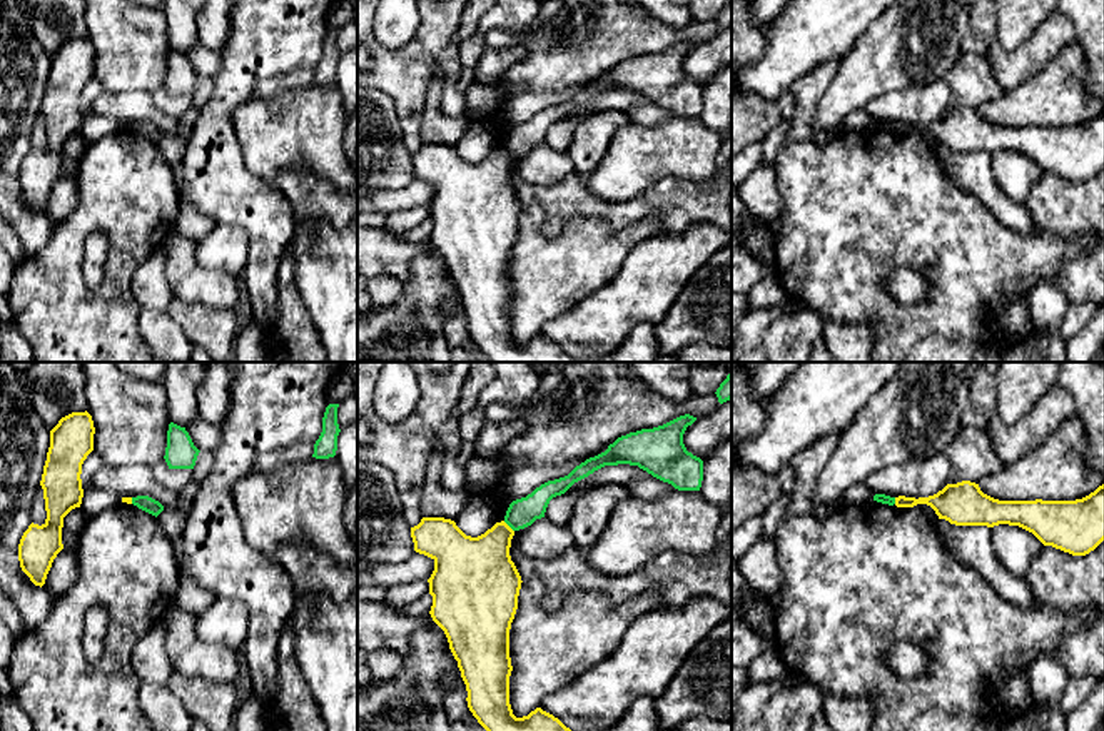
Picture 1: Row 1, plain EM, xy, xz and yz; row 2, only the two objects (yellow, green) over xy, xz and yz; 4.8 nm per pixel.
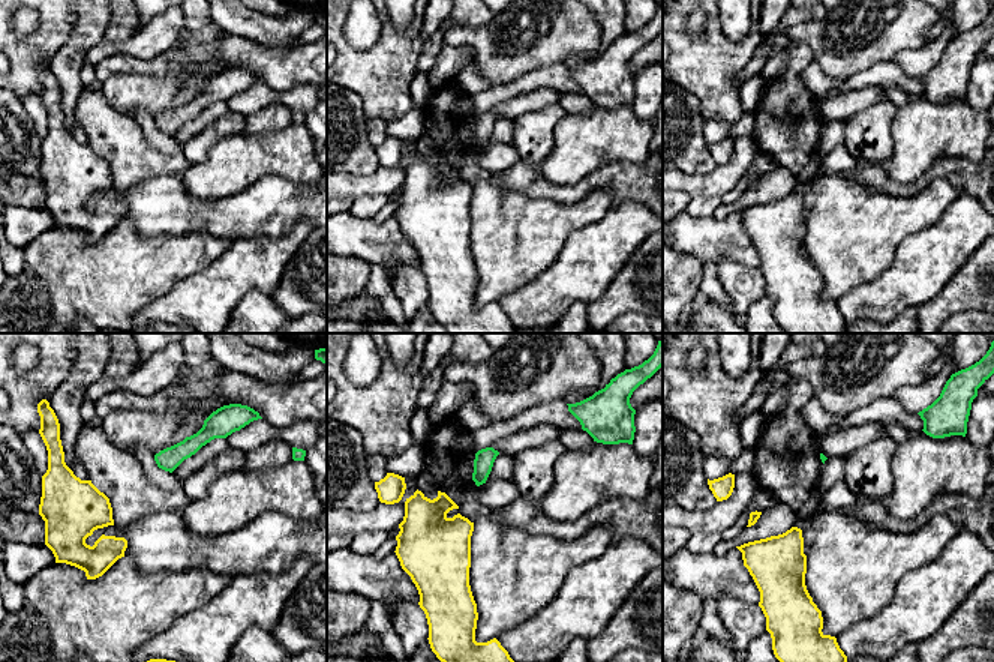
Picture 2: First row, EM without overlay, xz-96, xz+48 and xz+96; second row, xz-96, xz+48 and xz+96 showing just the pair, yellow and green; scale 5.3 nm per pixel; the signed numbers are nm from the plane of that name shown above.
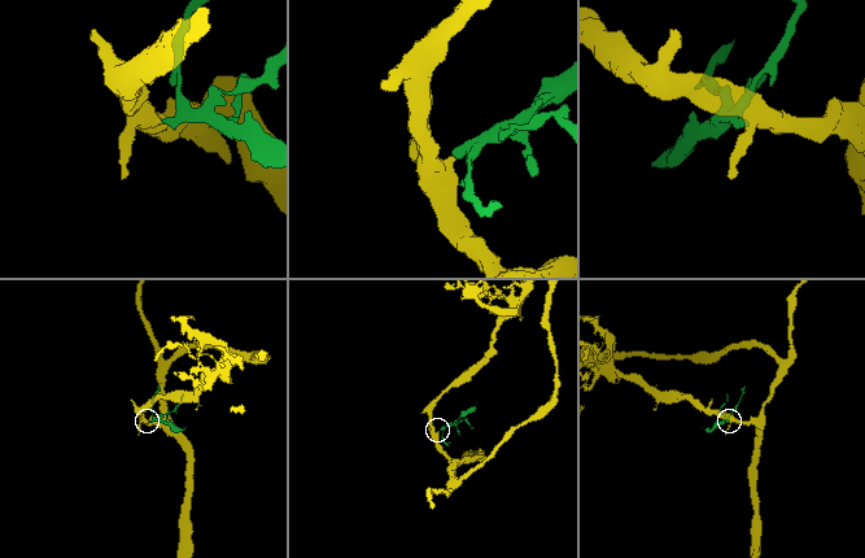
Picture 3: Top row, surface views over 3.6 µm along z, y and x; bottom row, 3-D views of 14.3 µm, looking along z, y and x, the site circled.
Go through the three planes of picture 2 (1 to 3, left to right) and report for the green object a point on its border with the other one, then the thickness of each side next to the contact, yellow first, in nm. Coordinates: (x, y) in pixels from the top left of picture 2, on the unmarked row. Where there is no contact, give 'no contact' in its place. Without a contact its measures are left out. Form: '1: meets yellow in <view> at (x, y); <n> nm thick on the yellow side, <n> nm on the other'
1: no contact
2: no contact
3: no contact

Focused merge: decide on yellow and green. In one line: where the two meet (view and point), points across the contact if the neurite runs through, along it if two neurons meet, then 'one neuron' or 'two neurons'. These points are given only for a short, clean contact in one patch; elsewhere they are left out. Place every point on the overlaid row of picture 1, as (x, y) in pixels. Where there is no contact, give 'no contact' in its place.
xz (508, 526) | along xz (503, 521), (513, 531) | two neurons

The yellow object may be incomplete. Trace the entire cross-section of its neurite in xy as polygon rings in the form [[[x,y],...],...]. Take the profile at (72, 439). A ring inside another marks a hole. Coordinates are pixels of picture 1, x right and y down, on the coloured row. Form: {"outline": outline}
{"outline": [[[72,412],[58,421],[50,431],[50,447],[43,466],[40,486],[43,489],[47,519],[42,526],[30,524],[23,532],[18,544],[18,561],[22,571],[30,577],[35,586],[43,586],[47,574],[52,567],[53,559],[63,549],[62,527],[63,517],[75,507],[80,507],[84,489],[82,489],[82,464],[87,456],[94,451],[94,421],[85,412]]]}

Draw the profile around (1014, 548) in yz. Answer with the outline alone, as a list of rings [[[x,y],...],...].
[[[999,524],[990,527],[990,542],[997,561],[1012,574],[1024,577],[1032,559],[1044,544],[1019,526]]]

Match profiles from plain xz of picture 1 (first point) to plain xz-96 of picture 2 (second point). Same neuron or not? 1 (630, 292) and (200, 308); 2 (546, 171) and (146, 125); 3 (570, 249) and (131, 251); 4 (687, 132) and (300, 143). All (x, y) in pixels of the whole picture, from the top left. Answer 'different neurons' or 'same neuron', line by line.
1: same neuron
2: different neurons
3: same neuron
4: same neuron

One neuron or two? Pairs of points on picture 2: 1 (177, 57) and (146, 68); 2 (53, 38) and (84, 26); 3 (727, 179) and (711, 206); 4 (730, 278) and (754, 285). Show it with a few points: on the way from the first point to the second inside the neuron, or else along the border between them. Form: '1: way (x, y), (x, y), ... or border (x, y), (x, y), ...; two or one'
1: way (170, 65), (153, 68); one
2: border (75, 15), (72, 30), (51, 59); two
3: border (718, 195), (691, 197); two
4: way (736, 278), (748, 285); one

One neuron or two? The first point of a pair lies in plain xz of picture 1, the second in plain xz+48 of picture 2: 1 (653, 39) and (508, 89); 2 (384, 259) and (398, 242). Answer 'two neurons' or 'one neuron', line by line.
1: two neurons
2: one neuron

